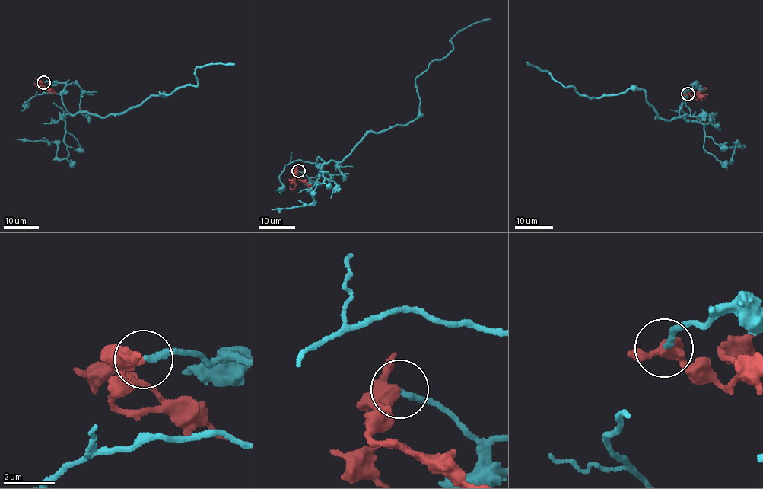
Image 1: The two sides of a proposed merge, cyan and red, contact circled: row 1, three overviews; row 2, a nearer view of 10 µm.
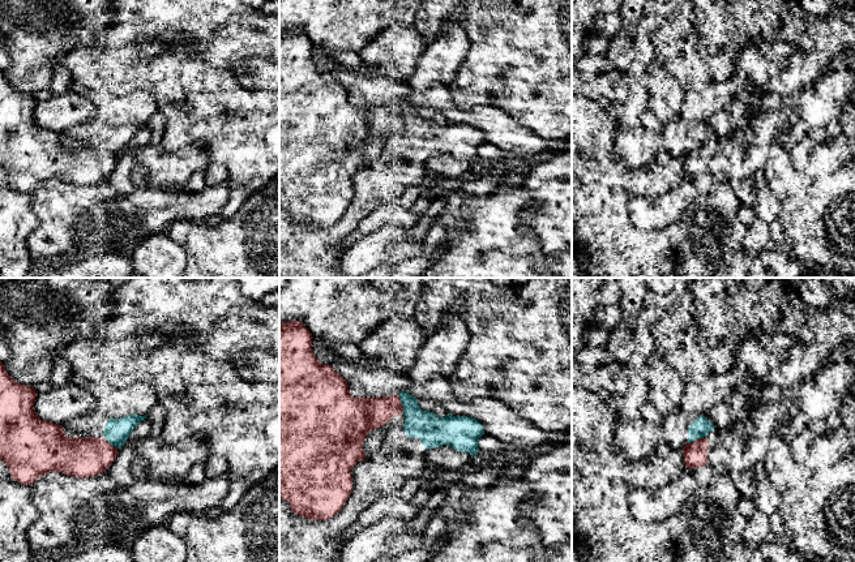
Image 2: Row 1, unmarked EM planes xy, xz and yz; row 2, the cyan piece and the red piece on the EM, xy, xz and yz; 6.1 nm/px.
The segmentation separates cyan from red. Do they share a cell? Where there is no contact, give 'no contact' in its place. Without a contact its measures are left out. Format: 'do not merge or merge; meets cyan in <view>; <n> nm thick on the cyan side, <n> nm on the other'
do not merge; meets cyan in xz; 180 nm thick on the cyan side, 220 nm on the other

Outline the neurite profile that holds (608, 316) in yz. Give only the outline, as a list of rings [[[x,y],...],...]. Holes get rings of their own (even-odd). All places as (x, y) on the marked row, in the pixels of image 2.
[[[619,304],[597,306],[594,312],[594,325],[600,325],[607,329],[614,329],[623,318],[623,310]]]

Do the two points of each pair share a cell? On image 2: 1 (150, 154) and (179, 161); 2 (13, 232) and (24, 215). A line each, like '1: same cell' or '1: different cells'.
1: same cell
2: same cell

